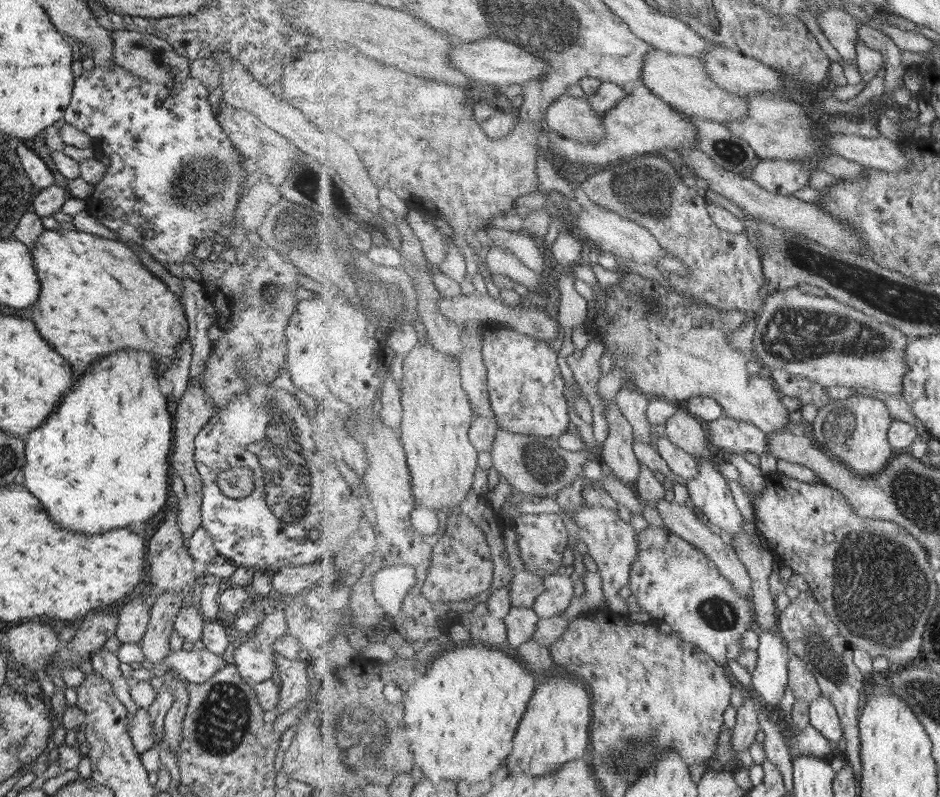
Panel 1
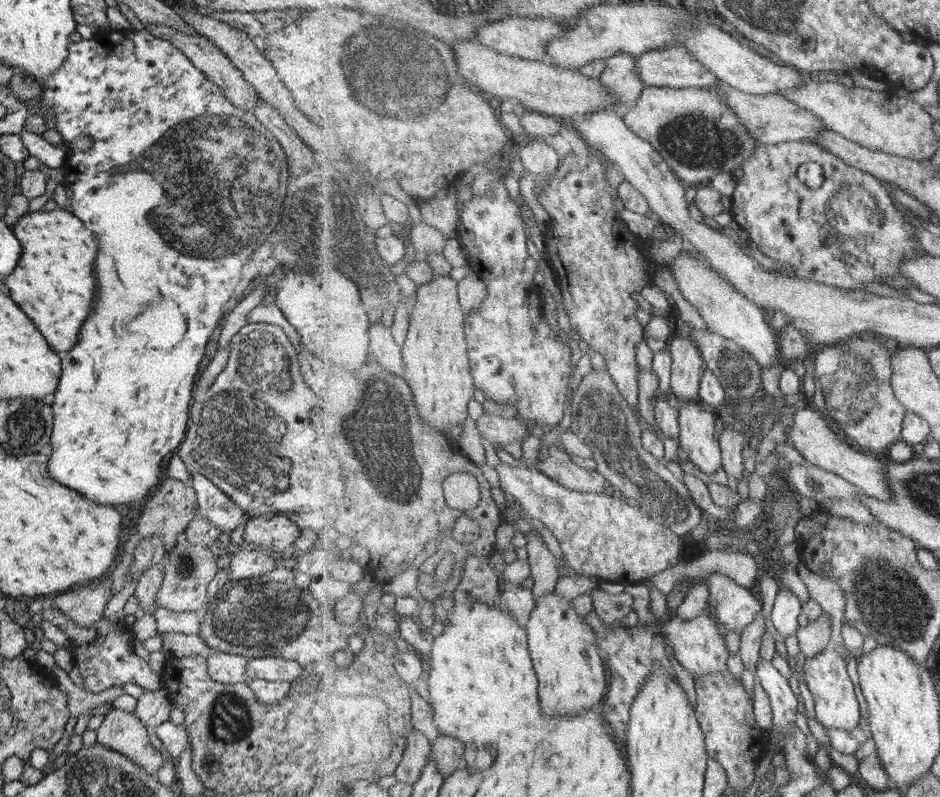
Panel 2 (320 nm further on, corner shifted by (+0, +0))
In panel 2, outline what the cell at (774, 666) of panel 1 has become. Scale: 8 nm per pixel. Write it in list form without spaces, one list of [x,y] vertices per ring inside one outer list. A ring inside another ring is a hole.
[[[781,587],[776,595],[771,620],[781,636],[787,638],[801,631],[799,614],[803,612],[802,600],[787,587]]]

